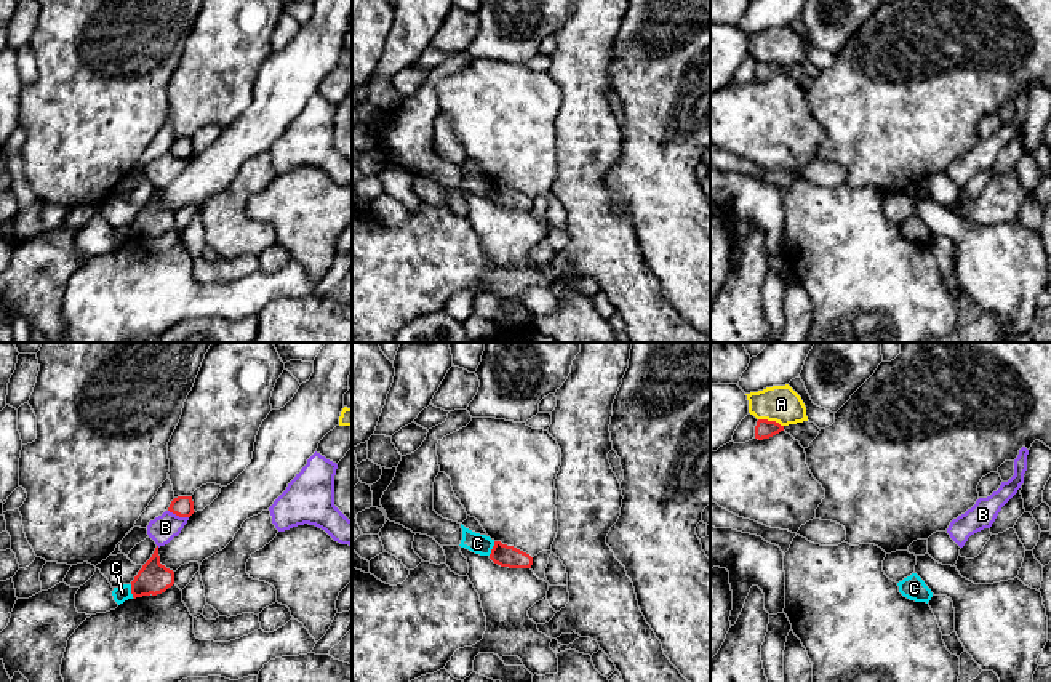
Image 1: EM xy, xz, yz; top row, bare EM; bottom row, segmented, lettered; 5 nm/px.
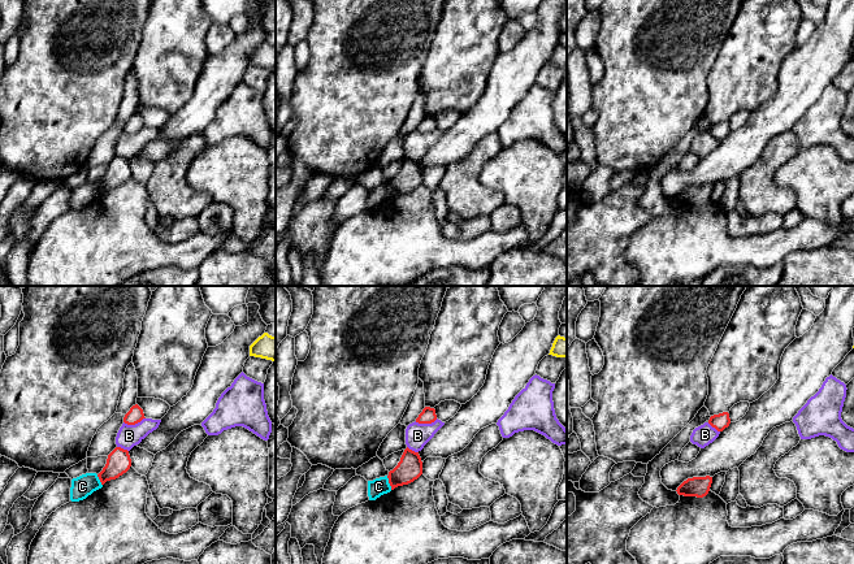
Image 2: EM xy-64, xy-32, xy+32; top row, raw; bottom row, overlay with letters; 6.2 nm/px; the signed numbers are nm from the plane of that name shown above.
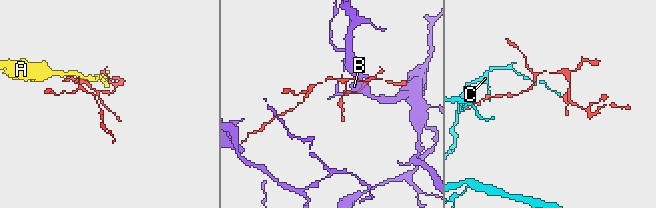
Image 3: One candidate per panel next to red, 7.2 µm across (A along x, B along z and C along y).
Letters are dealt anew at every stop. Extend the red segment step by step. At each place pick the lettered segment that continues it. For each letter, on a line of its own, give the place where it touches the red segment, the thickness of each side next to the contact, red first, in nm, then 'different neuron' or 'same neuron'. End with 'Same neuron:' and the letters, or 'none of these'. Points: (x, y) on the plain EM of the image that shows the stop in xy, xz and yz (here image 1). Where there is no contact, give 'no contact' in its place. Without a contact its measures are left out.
A: contact yz (771, 63); calibres 90 and 190 nm; different neuron
B: contact xy (178, 156); calibres 110 and 140 nm; different neuron
C: contact xz (493, 189); calibres 110 and 100 nm; different neuron
Same neuron: none of these

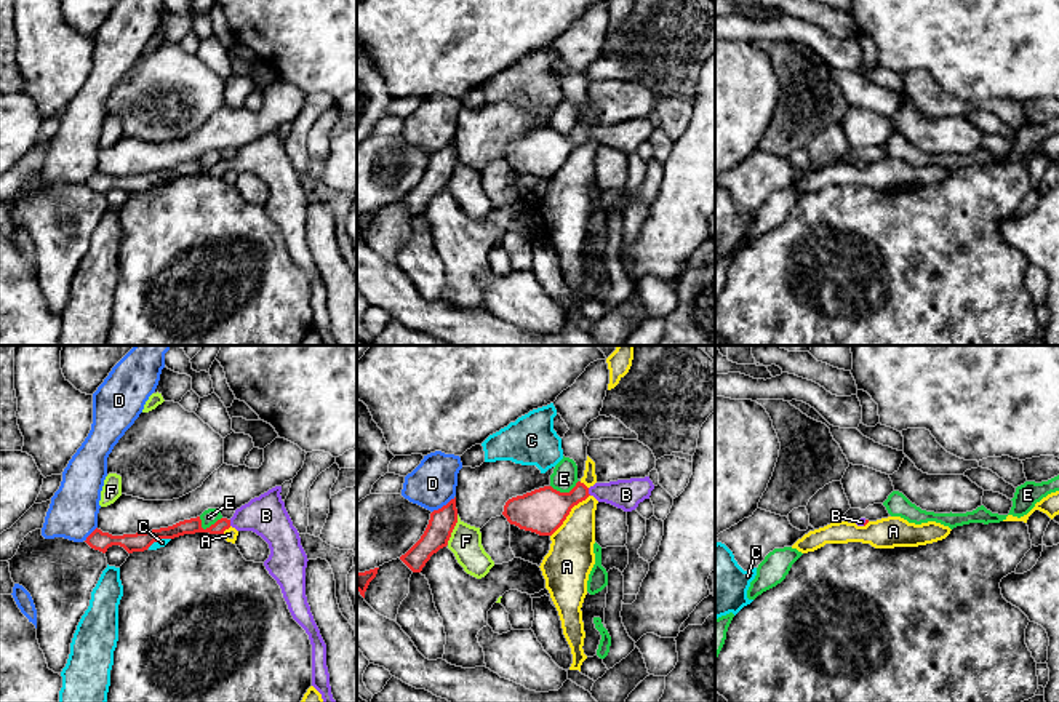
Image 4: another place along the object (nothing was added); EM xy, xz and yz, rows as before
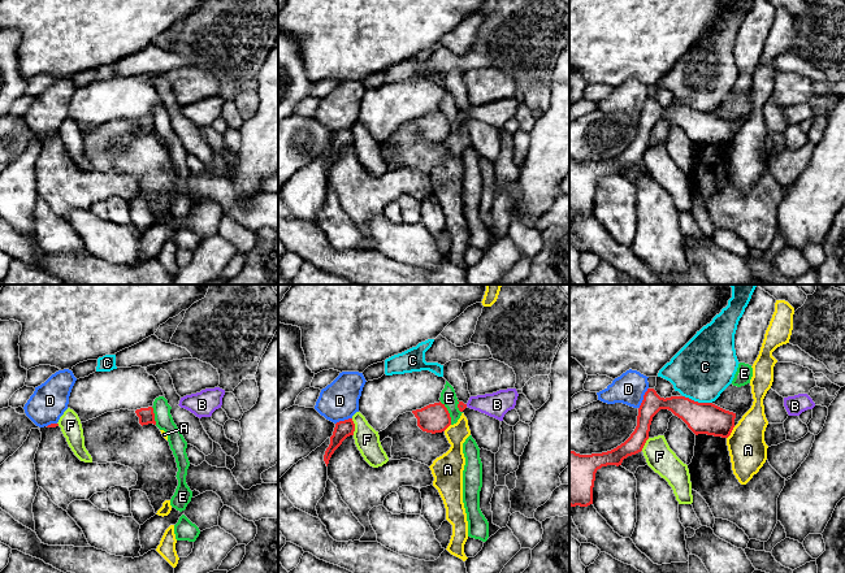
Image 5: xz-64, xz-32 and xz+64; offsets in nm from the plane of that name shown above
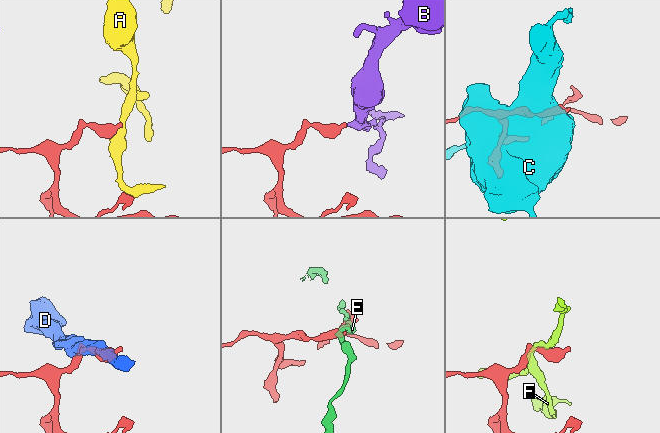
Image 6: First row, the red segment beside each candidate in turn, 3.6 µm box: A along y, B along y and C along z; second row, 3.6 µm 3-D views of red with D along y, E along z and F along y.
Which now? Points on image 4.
A: contact xz (568, 155); calibres 220 and 240 nm; different neuron
B: contact xz (587, 133); calibres 220 and 150 nm; same neuron
C: contact xy (159, 181); calibres 100 and 50 nm; different neuron
D: contact xz (443, 147); calibres 130 and 240 nm; different neuron
E: contact xy (211, 167); calibres 80 and 80 nm; different neuron
F: contact xz (453, 170); calibres 130 and 160 nm; different neuron
Same neuron: B

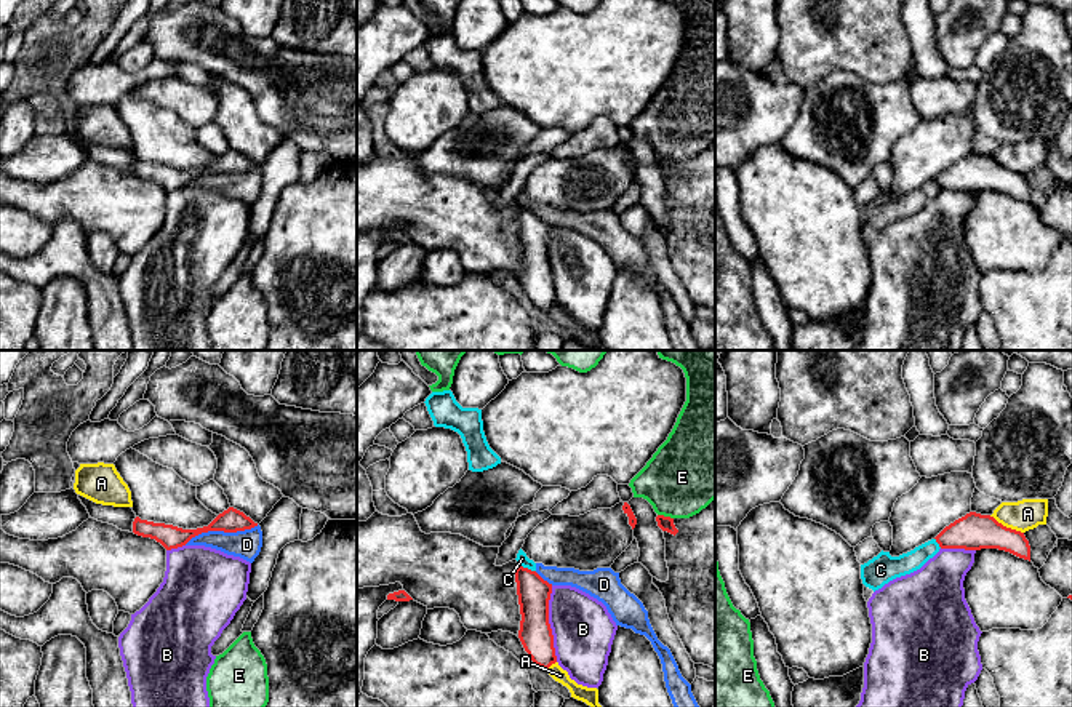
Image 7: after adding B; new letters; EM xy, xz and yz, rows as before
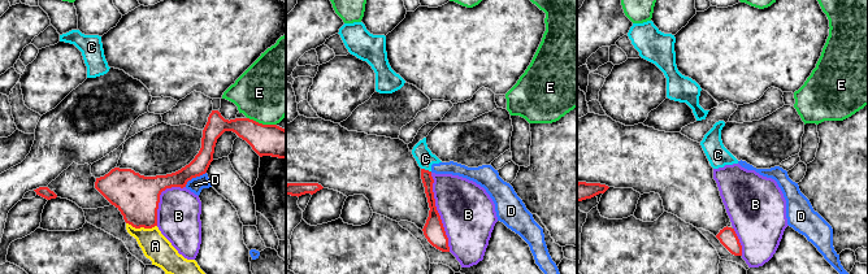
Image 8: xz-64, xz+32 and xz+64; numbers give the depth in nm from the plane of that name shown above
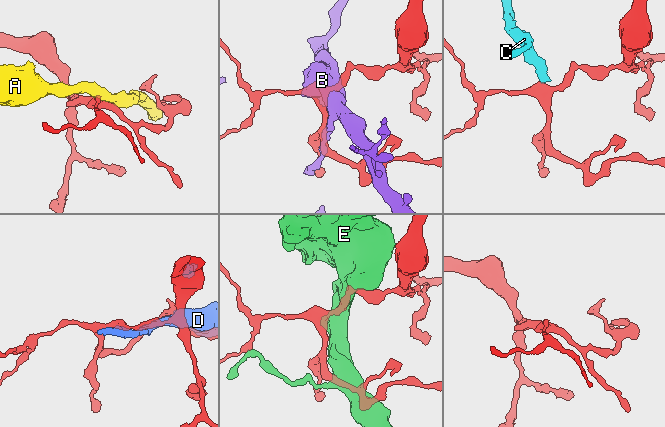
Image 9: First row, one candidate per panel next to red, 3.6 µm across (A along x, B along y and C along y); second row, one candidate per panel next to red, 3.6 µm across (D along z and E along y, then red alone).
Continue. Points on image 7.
A: contact yz (1005, 168); calibres 190 and 160 nm; different neuron
B: contact xz (549, 266); calibres 160 and 320 nm; different neuron
C: contact xz (527, 210); calibres 160 and 60 nm; different neuron
D: contact xy (221, 171); calibres 120 and 150 nm; different neuron
E: contact xz (666, 159); calibres 80 and 380 nm; different neuron
Same neuron: none of these

